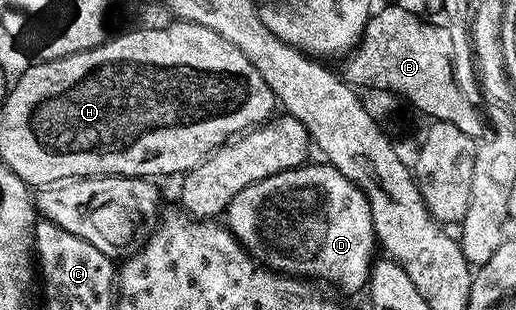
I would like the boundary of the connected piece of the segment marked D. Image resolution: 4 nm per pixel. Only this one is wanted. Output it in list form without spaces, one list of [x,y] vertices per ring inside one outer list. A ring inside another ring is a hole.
[[[329,163],[297,165],[295,169],[280,171],[260,179],[228,203],[224,212],[224,224],[230,234],[239,241],[255,261],[276,273],[289,273],[292,277],[331,281],[346,293],[358,293],[367,288],[372,262],[376,254],[376,238],[372,227],[372,213],[366,196],[336,167]]]

